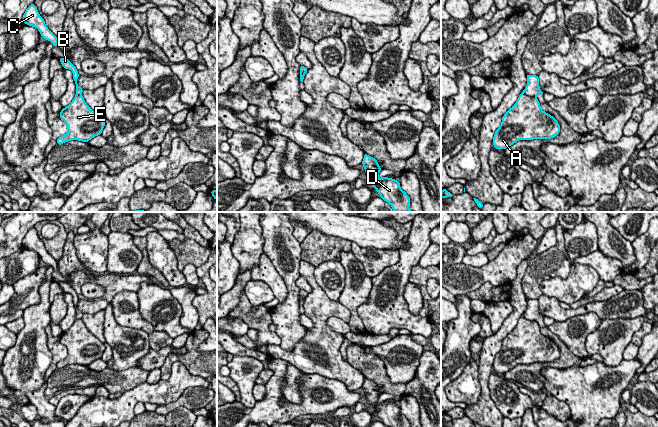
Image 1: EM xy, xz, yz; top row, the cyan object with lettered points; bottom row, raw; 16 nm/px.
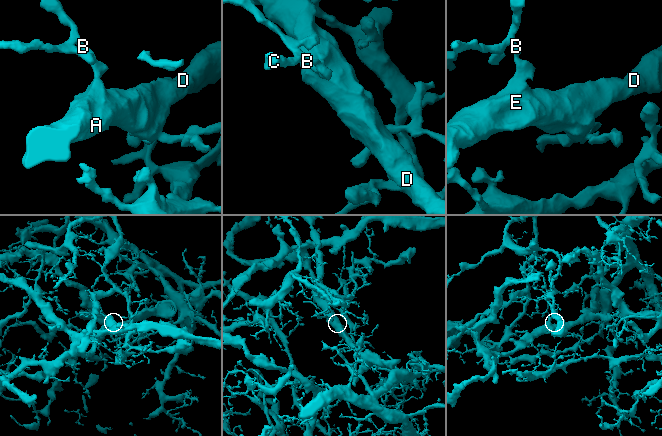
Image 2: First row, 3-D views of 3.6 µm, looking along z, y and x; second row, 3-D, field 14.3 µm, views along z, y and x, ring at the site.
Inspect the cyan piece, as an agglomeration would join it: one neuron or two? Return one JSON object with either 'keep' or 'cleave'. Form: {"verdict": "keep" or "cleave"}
{"verdict": "cleave"}

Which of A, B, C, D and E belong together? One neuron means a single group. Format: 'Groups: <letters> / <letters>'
Groups: A D E / B C

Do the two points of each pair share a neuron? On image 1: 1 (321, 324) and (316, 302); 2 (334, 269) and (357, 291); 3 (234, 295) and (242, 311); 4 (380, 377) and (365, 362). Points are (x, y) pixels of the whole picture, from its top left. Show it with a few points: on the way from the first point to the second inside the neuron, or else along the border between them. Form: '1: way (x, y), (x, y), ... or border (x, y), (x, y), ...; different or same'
1: way (319, 319), (318, 307); same
2: border (340, 262), (345, 273), (345, 285), (337, 300); different
3: border (243, 289), (240, 301), (227, 315); different
4: way (376, 373), (369, 366); same

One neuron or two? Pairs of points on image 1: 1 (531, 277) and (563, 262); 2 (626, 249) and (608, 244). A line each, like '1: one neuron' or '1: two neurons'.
1: one neuron
2: one neuron

